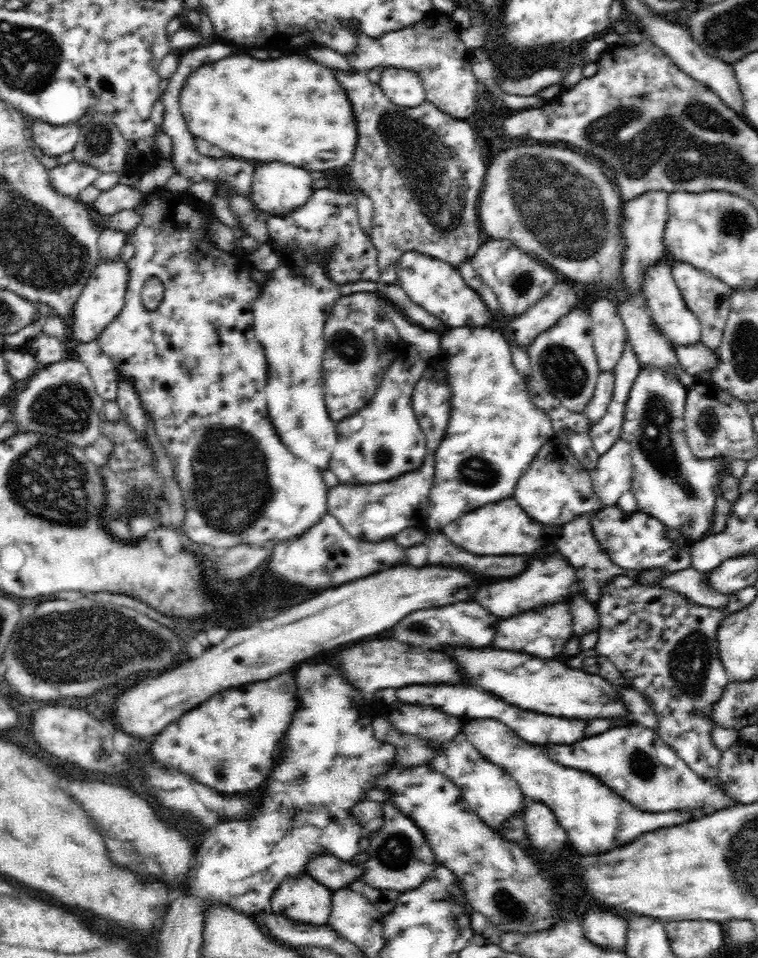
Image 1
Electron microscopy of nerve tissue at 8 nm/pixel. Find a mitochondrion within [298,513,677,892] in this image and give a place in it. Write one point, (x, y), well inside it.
(400, 849)

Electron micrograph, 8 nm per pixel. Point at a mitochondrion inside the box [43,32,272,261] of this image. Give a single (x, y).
(98, 138)

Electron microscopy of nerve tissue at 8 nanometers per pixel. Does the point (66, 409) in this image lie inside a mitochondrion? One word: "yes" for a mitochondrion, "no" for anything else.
yes

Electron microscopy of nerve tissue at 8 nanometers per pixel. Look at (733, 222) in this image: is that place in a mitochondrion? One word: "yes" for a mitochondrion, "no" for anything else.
yes

